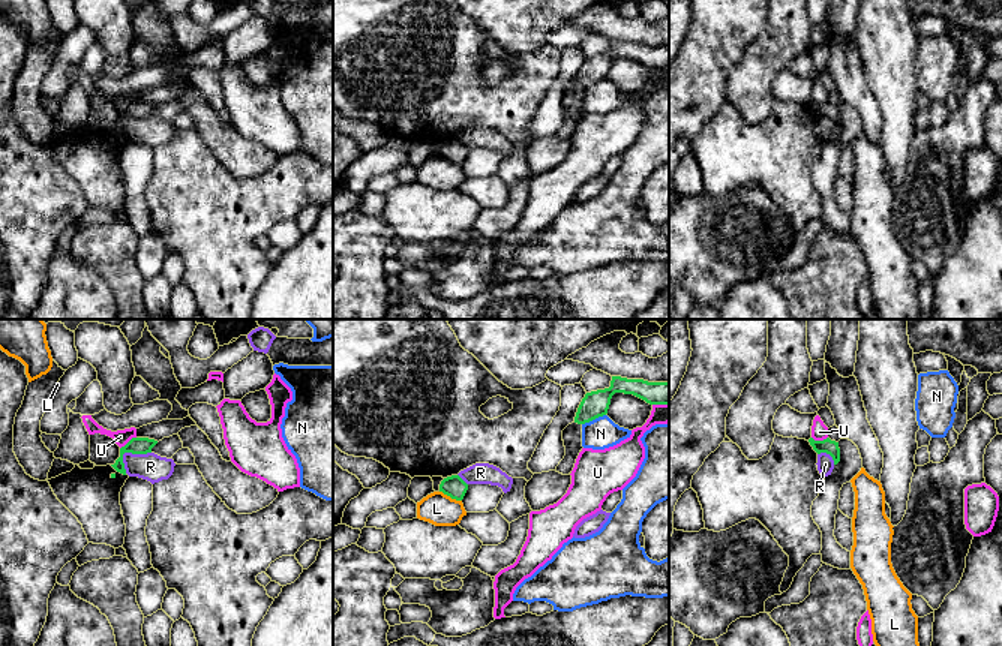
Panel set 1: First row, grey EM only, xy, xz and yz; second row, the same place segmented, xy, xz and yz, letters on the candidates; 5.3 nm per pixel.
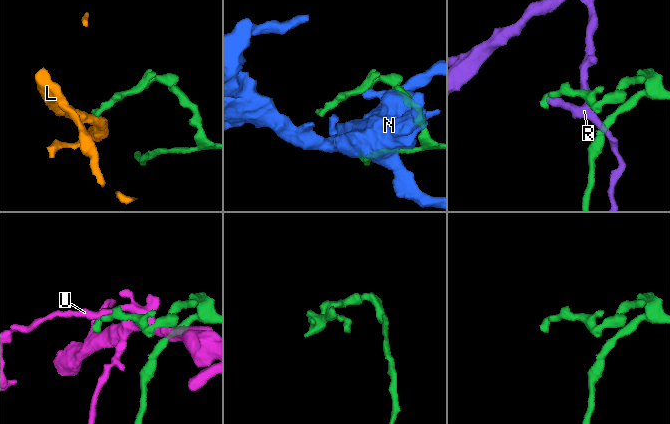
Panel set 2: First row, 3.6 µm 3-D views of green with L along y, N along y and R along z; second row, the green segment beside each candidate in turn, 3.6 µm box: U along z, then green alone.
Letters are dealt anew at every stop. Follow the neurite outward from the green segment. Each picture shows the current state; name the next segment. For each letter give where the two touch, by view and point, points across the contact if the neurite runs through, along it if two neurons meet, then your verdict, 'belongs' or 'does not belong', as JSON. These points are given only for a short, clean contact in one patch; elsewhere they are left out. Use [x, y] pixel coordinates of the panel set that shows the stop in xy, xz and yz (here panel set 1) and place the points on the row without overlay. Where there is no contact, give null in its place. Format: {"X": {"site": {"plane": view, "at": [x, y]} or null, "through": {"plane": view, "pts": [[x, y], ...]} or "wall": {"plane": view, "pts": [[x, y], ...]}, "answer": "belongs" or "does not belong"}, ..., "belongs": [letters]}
{"L": {"site": {"plane": "xz", "at": [450, 161]}, "wall": {"plane": "xz", "pts": [[440, 155], [461, 165]]}, "answer": "does not belong"}, "N": {"site": {"plane": "xz", "at": [593, 83]}, "answer": "does not belong"}, "R": {"site": {"plane": "xy", "at": [128, 116]}, "wall": {"plane": "xy", "pts": [[150, 116], [125, 117], [125, 137]]}, "answer": "does not belong"}, "U": {"site": {"plane": "xy", "at": [129, 105]}, "answer": "does not belong"}, "belongs": []}

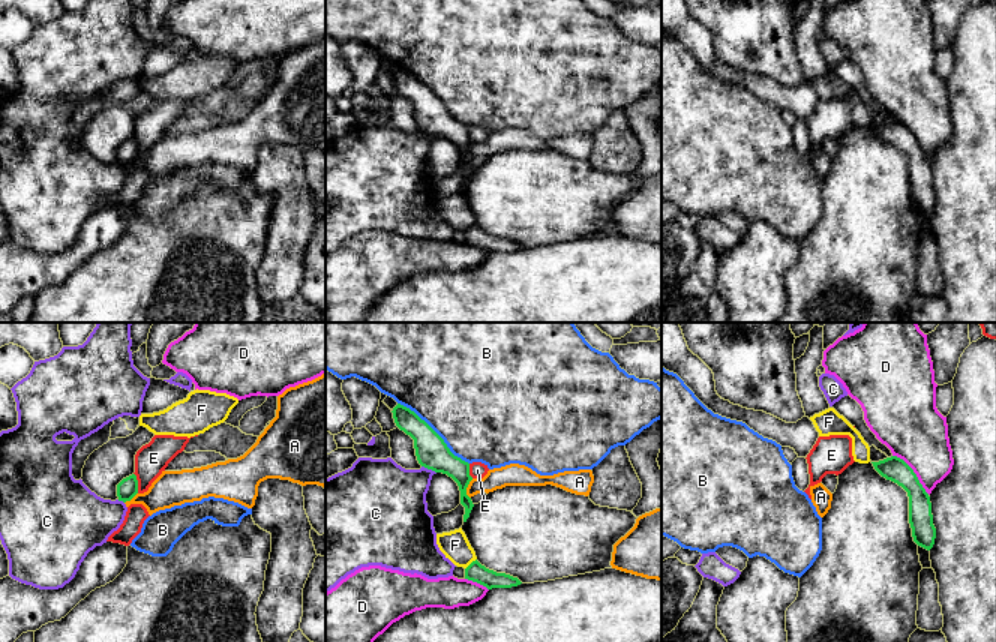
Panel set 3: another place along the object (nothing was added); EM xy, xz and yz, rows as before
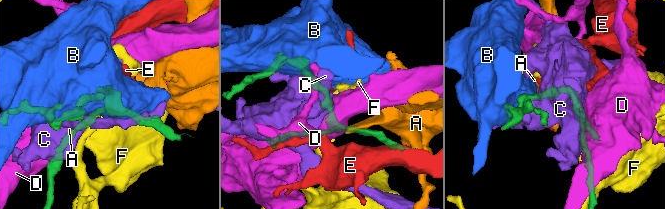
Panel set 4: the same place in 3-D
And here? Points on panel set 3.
{"A": {"site": {"plane": "xz", "at": [465, 153]}, "wall": {"plane": "xz", "pts": [[473, 143], [467, 152], [470, 162]]}, "answer": "does not belong"}, "B": {"site": {"plane": "xz", "at": [435, 96]}, "answer": "does not belong"}, "C": {"site": {"plane": "xz", "at": [429, 132]}, "answer": "does not belong"}, "D": {"site": {"plane": "yz", "at": [914, 137]}, "answer": "does not belong"}, "E": {"site": {"plane": "xy", "at": [137, 147]}, "wall": {"plane": "xy", "pts": [[134, 137], [138, 146], [138, 156]]}, "answer": "does not belong"}, "F": {"site": {"plane": "xz", "at": [470, 228]}, "wall": {"plane": "xz", "pts": [[476, 222], [465, 233]]}, "answer": "does not belong"}, "belongs": []}

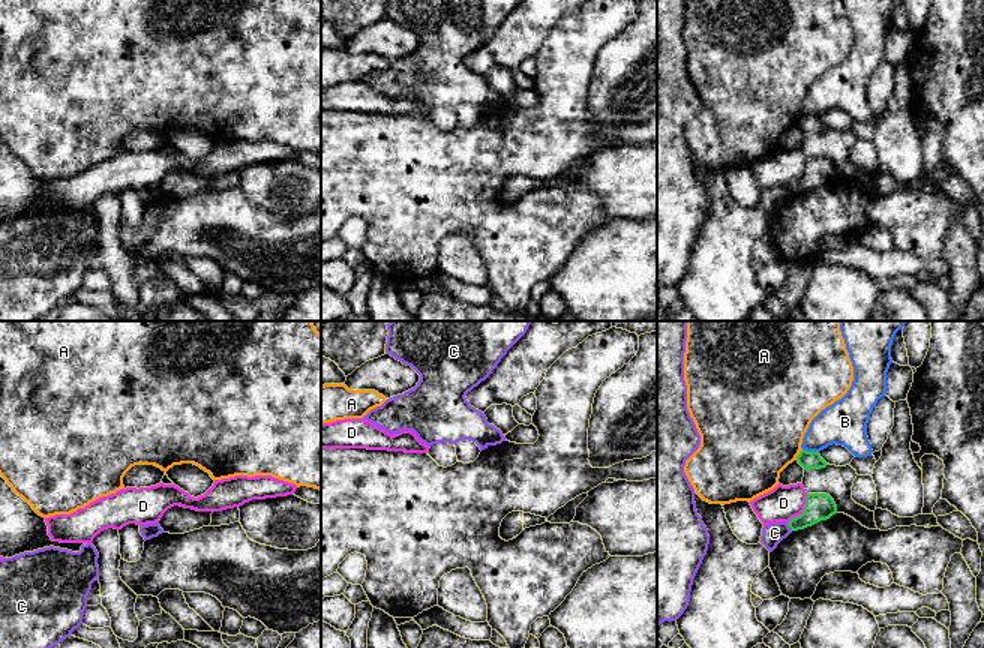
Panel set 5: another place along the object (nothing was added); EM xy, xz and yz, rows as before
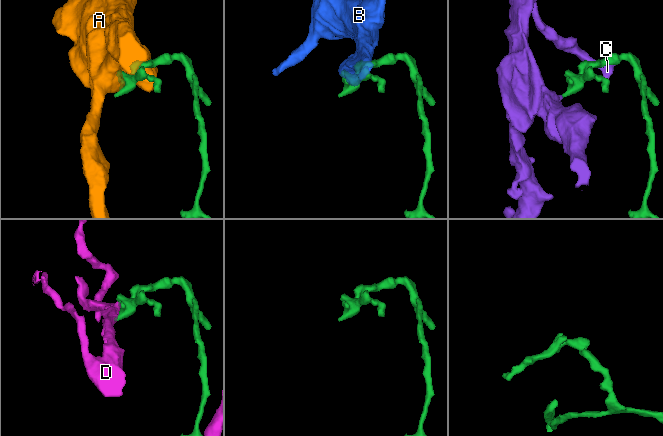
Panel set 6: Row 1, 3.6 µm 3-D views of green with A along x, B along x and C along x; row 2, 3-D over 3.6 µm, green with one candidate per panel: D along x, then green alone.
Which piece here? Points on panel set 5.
{"A": {"site": {"plane": "yz", "at": [798, 119]}, "answer": "does not belong"}, "B": {"site": {"plane": "yz", "at": [810, 116]}, "answer": "does not belong"}, "C": {"site": {"plane": "yz", "at": [789, 191]}, "wall": {"plane": "yz", "pts": [[786, 188], [791, 195]]}, "answer": "does not belong"}, "D": {"site": {"plane": "yz", "at": [804, 174]}, "answer": "does not belong"}, "belongs": []}

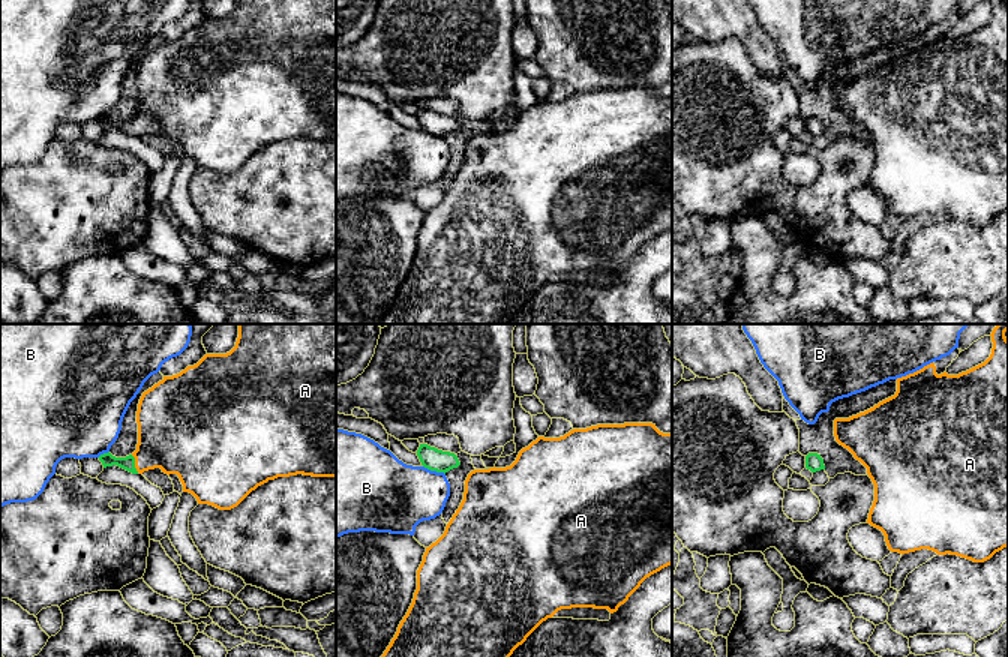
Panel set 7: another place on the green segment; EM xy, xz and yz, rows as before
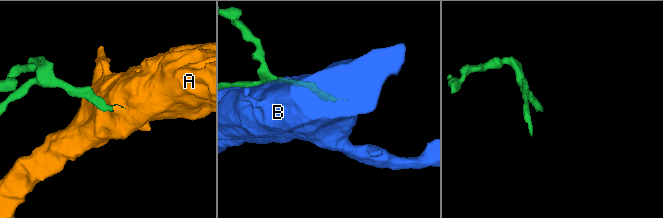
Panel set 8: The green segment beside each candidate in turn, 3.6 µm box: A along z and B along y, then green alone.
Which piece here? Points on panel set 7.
{"A": {"site": {"plane": "xy", "at": [134, 128]}, "through": {"plane": "xy", "pts": [[107, 123], [134, 128], [171, 101]]}, "answer": "belongs"}, "B": {"site": {"plane": "xz", "at": [434, 134]}, "answer": "does not belong"}, "belongs": ["A"]}

